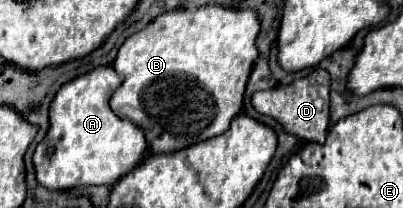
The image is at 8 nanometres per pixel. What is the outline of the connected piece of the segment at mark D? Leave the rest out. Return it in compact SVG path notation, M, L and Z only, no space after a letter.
M320 70L318 72L312 72L300 80L294 80L292 84L288 86L276 86L272 90L266 90L266 92L256 92L252 96L252 106L256 112L260 114L268 114L272 118L276 118L284 130L296 138L302 138L306 142L316 142L316 144L322 144L322 140L326 138L326 132L328 132L328 126L330 126L330 110L328 110L328 104L330 104L330 78L328 74L324 76L324 84L316 84L316 76L324 76Z

